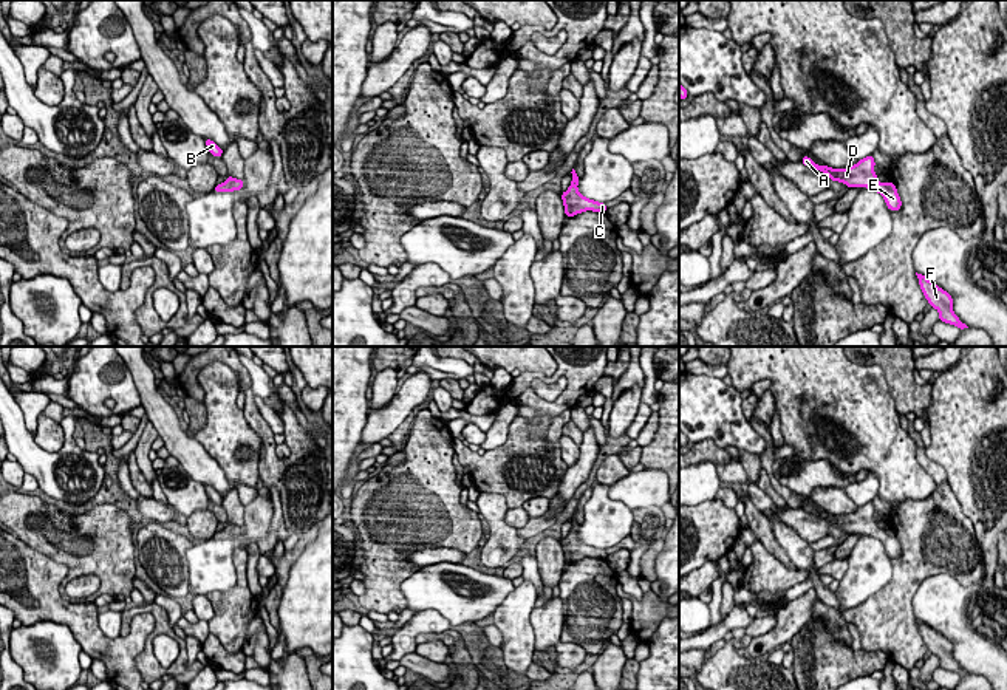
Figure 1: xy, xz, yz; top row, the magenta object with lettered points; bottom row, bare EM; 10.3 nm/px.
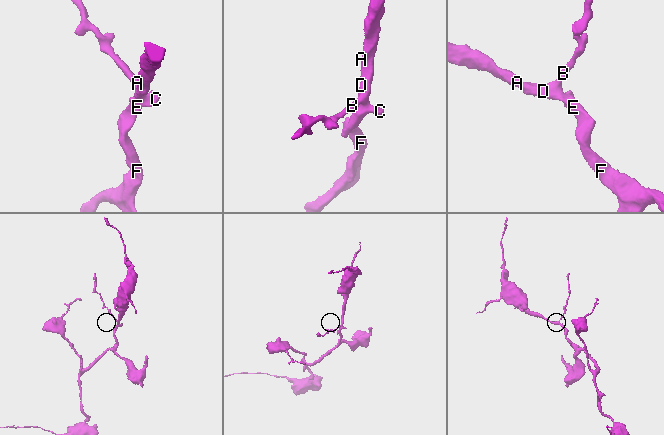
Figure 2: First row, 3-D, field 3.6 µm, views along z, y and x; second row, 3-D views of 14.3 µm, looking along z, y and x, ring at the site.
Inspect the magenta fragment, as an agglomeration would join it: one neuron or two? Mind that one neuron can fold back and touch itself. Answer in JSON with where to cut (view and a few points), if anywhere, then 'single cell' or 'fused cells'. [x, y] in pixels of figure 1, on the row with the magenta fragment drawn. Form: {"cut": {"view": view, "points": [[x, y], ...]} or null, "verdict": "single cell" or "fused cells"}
{"cut": null, "verdict": "single cell"}

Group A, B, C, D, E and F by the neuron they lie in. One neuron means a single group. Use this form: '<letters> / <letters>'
A B C D E F

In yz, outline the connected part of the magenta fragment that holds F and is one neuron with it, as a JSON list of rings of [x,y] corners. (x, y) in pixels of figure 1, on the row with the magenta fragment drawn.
[[[916,272],[916,275],[919,278],[919,285],[920,285],[920,289],[922,289],[925,299],[928,300],[931,308],[936,308],[939,311],[939,320],[954,325],[959,330],[968,328],[954,314],[954,311],[951,308],[951,305],[953,305],[951,295],[947,291],[944,291],[942,288],[939,288],[936,283],[928,280],[925,275],[917,274],[917,272]]]

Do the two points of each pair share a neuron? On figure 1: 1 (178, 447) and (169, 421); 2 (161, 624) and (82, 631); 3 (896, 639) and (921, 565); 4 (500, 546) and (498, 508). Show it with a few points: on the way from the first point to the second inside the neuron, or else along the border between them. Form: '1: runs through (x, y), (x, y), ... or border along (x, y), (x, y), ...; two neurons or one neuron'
1: runs through (177, 441), (169, 427); one neuron
2: border along (150, 613), (153, 630), (136, 658), (136, 667); two neurons
3: runs through (896, 621), (896, 596), (904, 584); one neuron
4: runs through (500, 537), (498, 517); one neuron

